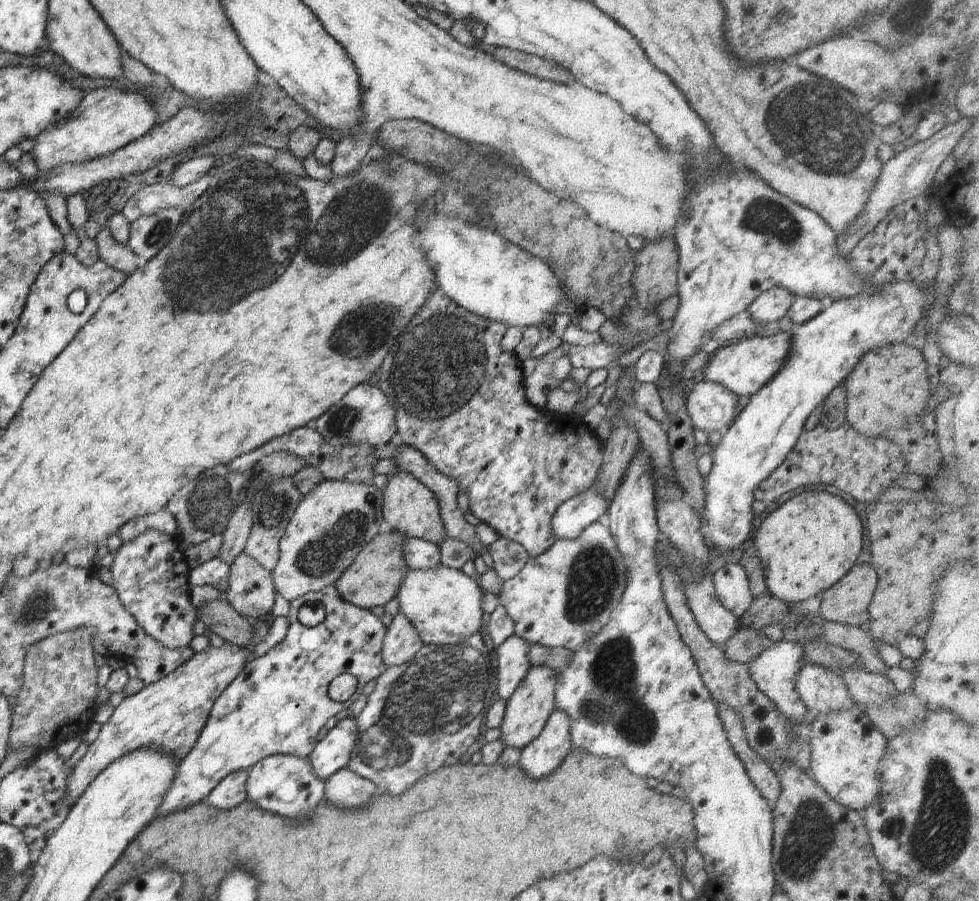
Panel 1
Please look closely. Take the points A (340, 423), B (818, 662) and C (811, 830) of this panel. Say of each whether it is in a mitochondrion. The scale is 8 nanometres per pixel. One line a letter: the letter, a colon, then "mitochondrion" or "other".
A: mitochondrion
B: other
C: mitochondrion

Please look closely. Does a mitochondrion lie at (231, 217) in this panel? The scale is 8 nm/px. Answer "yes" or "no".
yes

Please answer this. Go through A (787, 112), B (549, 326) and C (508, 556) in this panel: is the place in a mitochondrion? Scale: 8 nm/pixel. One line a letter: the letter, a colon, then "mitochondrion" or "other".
A: mitochondrion
B: other
C: other

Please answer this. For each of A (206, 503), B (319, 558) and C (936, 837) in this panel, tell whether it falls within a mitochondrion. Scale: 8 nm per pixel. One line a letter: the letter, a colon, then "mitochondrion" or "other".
A: mitochondrion
B: mitochondrion
C: mitochondrion

